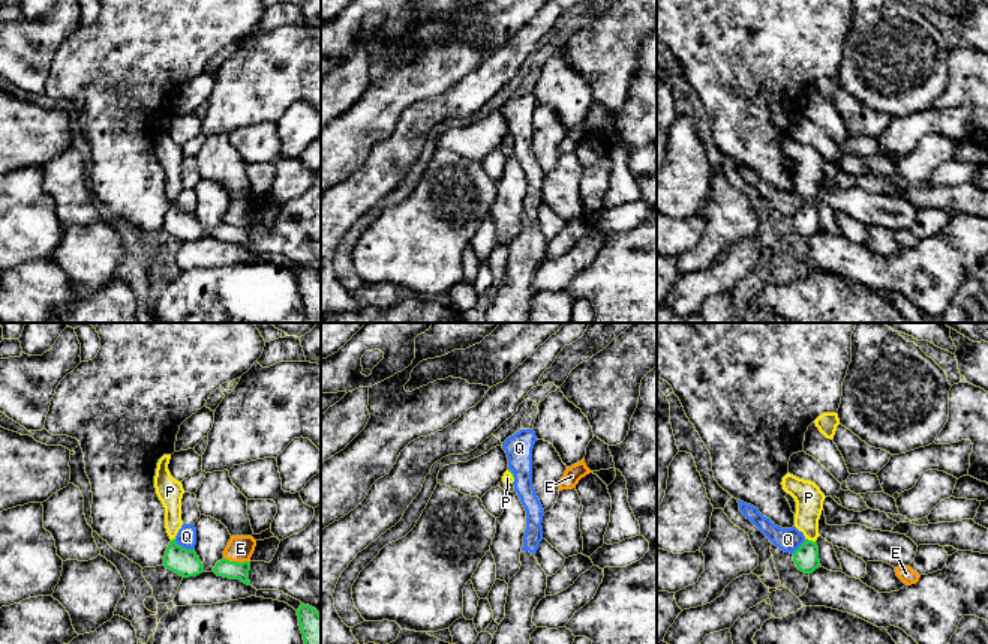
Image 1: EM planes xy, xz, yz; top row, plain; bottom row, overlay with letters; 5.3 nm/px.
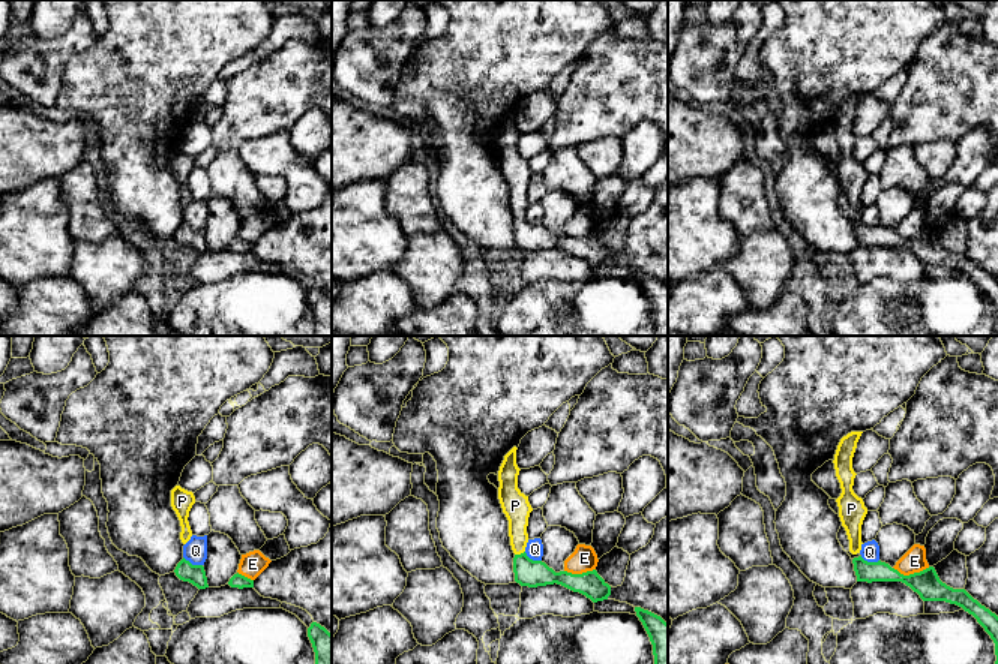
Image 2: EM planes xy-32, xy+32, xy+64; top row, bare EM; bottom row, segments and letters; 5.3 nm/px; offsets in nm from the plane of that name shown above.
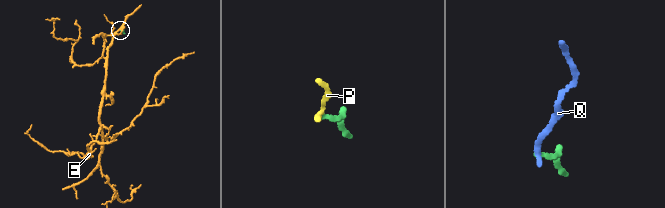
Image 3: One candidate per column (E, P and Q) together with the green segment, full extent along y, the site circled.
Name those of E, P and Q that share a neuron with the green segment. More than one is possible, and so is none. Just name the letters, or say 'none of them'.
P

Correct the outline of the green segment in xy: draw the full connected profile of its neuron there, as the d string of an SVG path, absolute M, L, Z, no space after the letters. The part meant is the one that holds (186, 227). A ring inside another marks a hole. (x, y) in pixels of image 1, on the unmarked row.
M163 119L159 123L154 140L156 158L165 171L165 192L171 203L163 219L163 230L183 242L189 242L202 237L204 230L195 213L186 213L175 206L175 200L183 189L181 162L184 153L181 146L171 140L169 123L171 119Z

